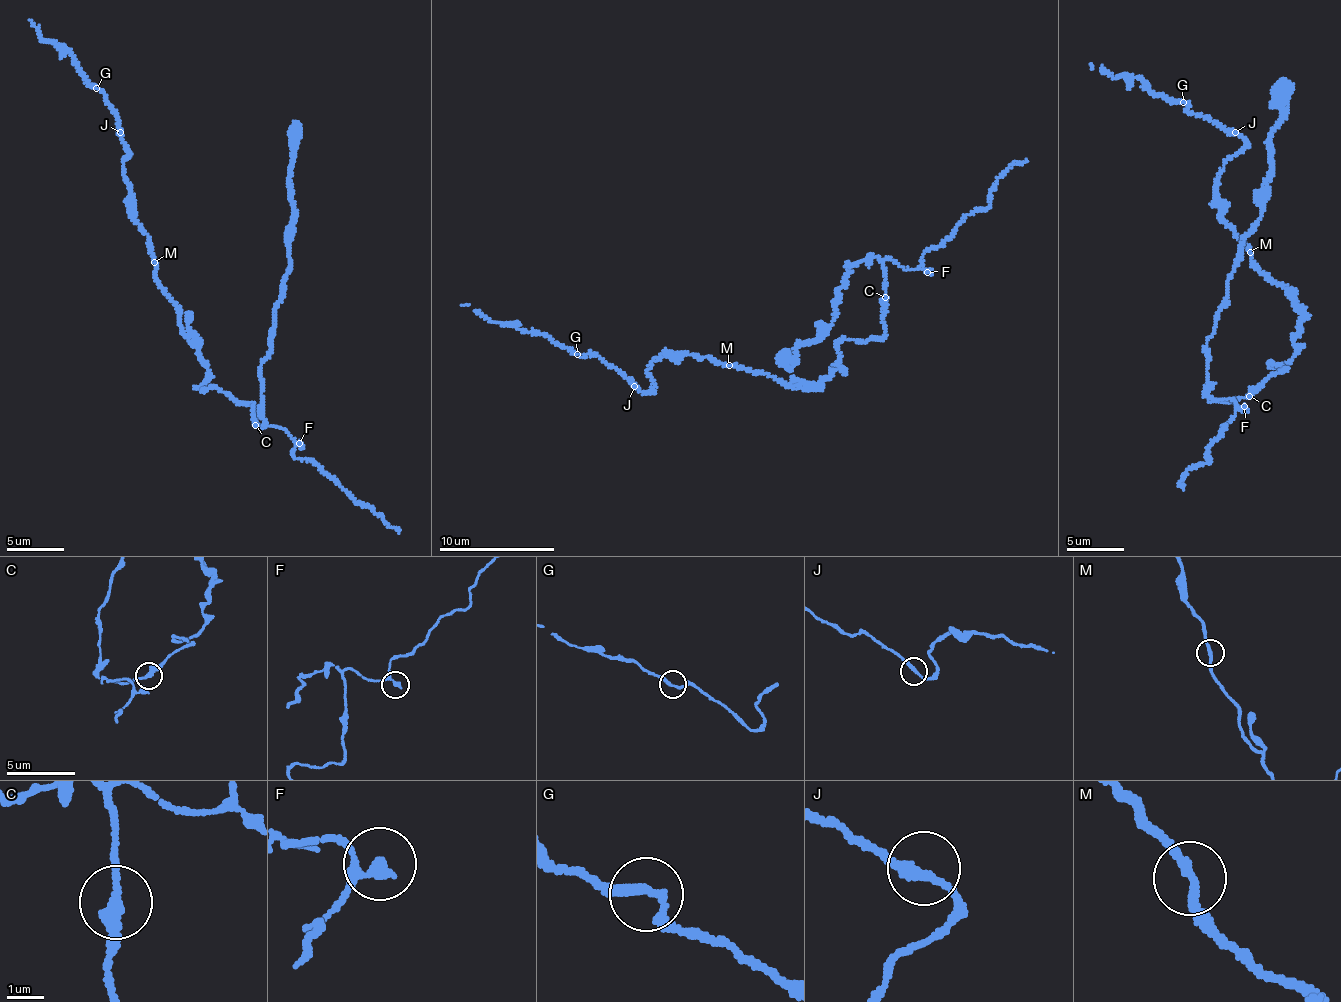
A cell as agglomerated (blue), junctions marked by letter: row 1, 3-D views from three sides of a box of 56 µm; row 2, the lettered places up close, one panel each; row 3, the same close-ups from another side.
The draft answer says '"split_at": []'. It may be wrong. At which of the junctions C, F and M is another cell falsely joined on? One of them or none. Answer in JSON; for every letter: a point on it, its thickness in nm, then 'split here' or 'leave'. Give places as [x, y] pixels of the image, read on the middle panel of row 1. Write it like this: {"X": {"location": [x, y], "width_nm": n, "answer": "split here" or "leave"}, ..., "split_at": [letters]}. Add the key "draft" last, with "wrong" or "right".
{"C": {"location": [885, 297], "width_nm": 260, "answer": "leave"}, "F": {"location": [927, 272], "width_nm": 220, "answer": "leave"}, "M": {"location": [729, 365], "width_nm": 240, "answer": "leave"}, "split_at": [], "draft": "right"}

